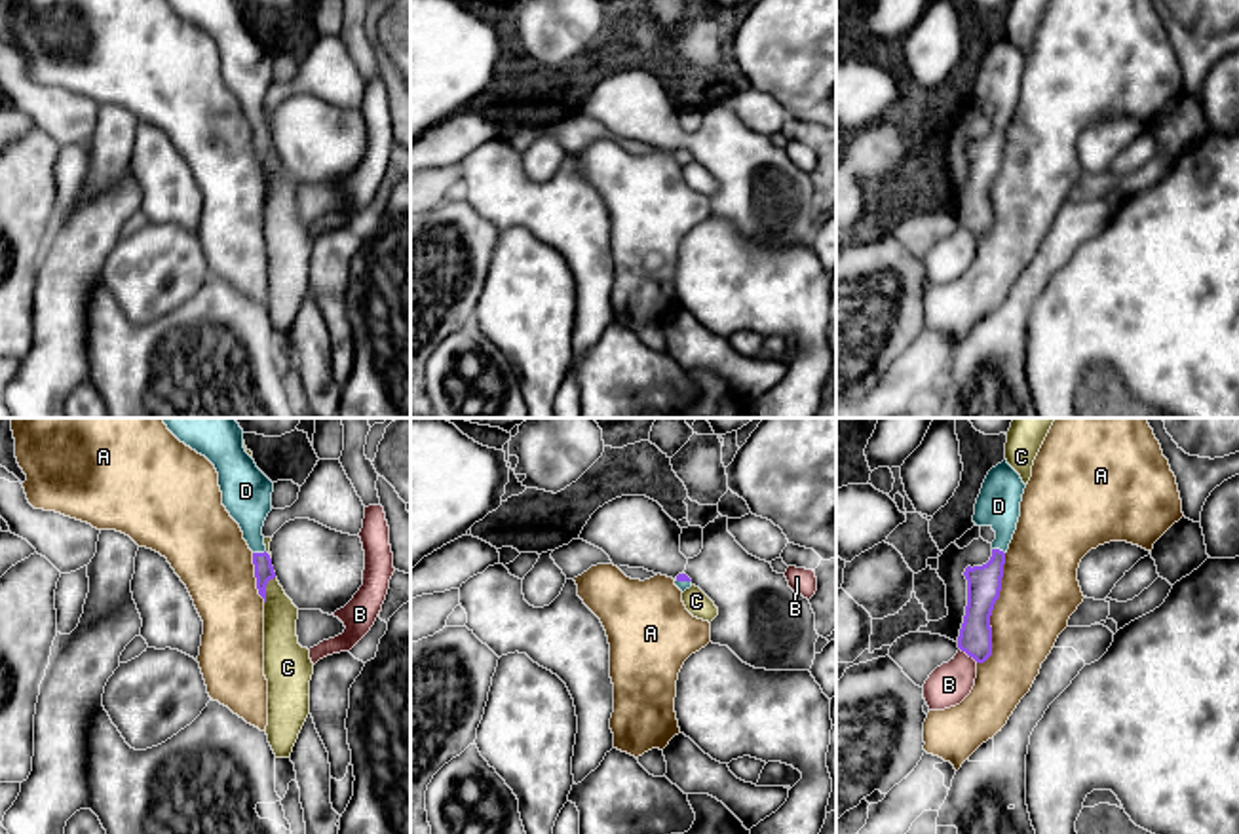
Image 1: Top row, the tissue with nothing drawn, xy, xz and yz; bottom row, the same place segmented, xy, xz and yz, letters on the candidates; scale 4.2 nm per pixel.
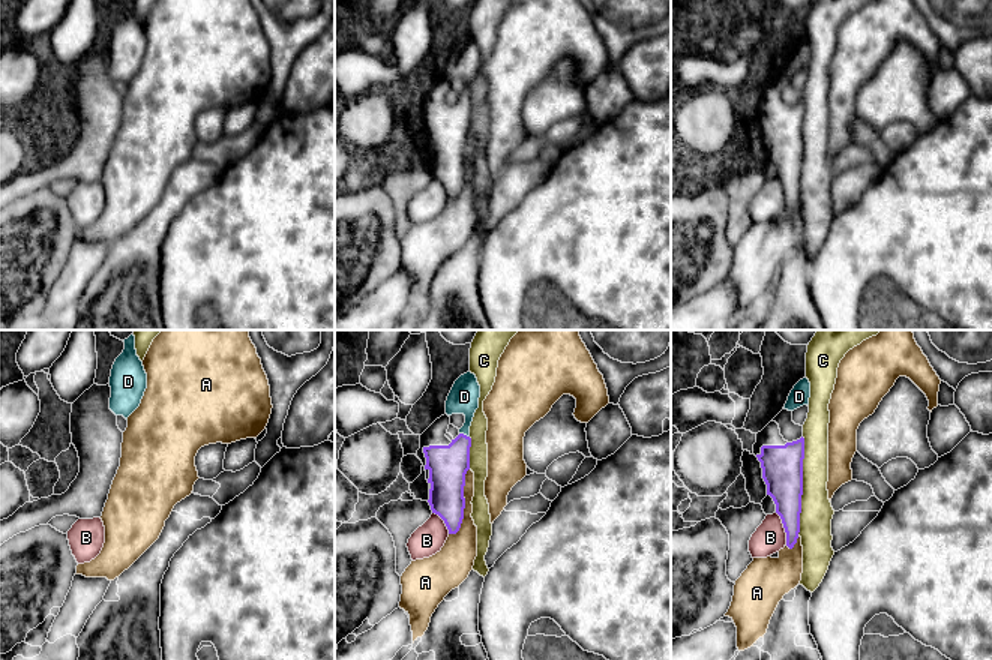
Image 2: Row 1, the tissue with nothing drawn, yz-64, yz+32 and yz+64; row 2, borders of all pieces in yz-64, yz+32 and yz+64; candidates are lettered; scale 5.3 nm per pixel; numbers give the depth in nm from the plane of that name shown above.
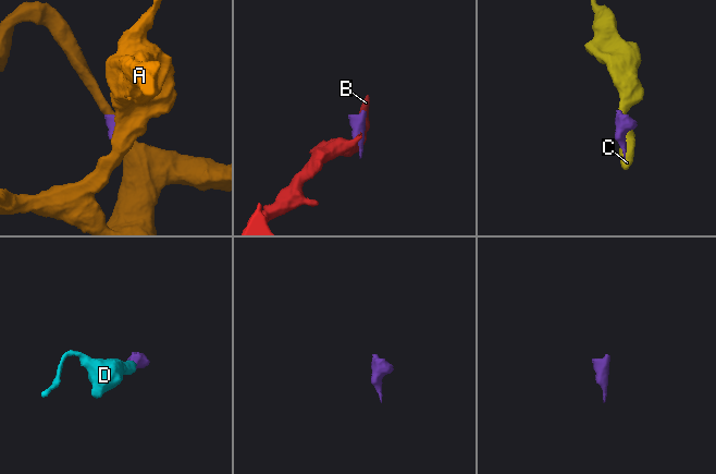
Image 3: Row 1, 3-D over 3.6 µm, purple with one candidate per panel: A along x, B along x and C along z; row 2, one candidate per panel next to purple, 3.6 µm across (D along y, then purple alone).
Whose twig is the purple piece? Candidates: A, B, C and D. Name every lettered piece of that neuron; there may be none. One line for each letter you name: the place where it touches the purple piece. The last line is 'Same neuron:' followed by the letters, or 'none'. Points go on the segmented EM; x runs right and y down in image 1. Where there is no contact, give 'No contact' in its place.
D: Touches purple at xy (259, 553)
Same neuron: D

